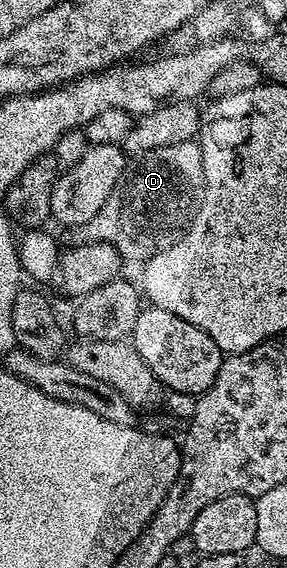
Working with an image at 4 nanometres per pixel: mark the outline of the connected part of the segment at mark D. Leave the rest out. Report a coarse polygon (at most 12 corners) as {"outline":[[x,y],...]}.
{"outline":[[199,140],[129,160],[85,241],[143,263],[196,218]]}

